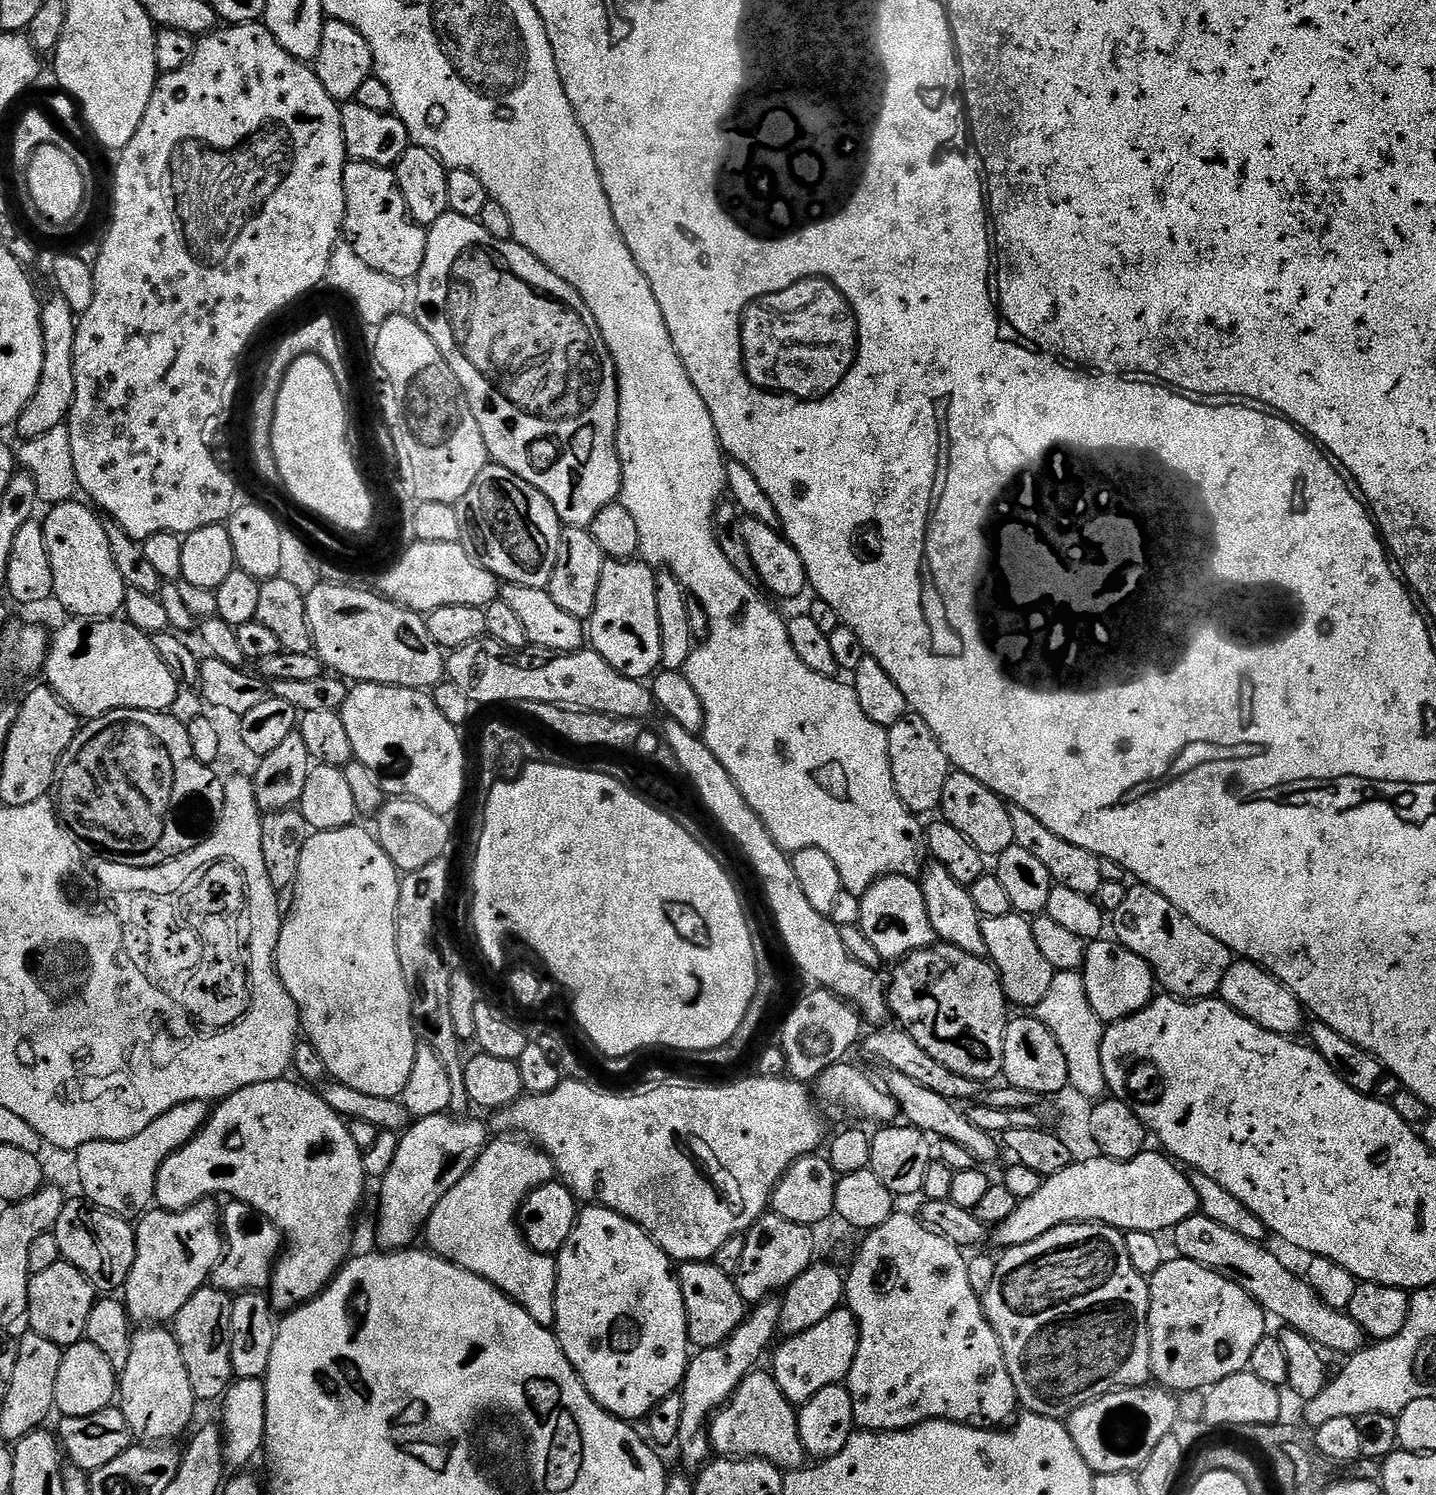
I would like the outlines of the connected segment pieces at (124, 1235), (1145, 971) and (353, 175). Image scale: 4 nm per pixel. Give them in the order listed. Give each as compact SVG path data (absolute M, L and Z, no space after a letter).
M69 1199L54 1229L60 1255L85 1276L93 1288L104 1294L123 1289L136 1257L136 1234L133 1225L123 1216L116 1216L85 1199Z
M1115 938L1104 939L1091 941L1085 950L1082 971L1086 982L1086 998L1090 998L1090 1006L1094 1006L1094 1014L1098 1014L1100 1020L1125 1020L1153 1000L1158 988L1156 977L1149 964L1138 958L1134 950Z
M357 160L345 163L344 193L346 210L342 236L354 253L358 254L367 266L394 280L415 281L426 258L428 233L409 216L395 171Z

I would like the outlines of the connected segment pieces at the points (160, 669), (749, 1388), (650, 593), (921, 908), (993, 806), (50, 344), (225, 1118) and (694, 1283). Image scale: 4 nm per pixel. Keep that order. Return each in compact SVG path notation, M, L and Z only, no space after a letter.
M124 618L102 620L69 619L69 624L61 626L50 640L48 661L43 671L48 672L47 683L61 702L85 721L97 720L114 710L133 708L147 712L168 712L176 700L176 675L162 662L158 650L154 650L152 636L138 630Z
M753 1370L737 1386L732 1399L713 1415L708 1429L712 1451L720 1458L769 1460L781 1470L805 1463L806 1453L798 1430L798 1412L782 1394L771 1371Z
M640 558L605 559L592 615L586 621L591 651L598 653L618 674L644 682L661 667L662 634L658 626L658 594L653 565Z
M884 876L870 885L860 897L859 926L886 962L899 962L911 952L937 943L936 931L930 926L930 914L926 914L922 890L911 876Z
M953 771L946 778L946 786L942 790L942 802L938 812L944 821L954 830L959 830L978 846L978 850L986 858L1000 856L1014 844L1014 826L1010 822L1009 805L998 794L994 794L978 778L970 778L970 774Z
M59 294L53 300L45 299L40 310L42 322L42 342L44 358L42 360L42 378L34 390L32 401L22 410L16 421L15 431L20 431L21 441L33 440L42 434L50 434L50 430L61 427L67 421L70 410L74 406L76 383L74 382L74 342L76 341L77 313L70 310L70 302Z
M292 1078L275 1080L274 1082L258 1082L254 1086L246 1086L234 1094L230 1094L226 1099L219 1101L215 1105L214 1111L209 1115L207 1124L201 1128L199 1134L186 1146L182 1146L160 1168L160 1174L156 1178L156 1200L159 1207L166 1212L181 1212L186 1210L194 1203L192 1192L196 1194L216 1194L212 1192L225 1192L228 1198L233 1201L249 1204L252 1209L260 1215L265 1216L275 1228L279 1228L283 1239L286 1241L286 1247L283 1249L282 1258L276 1262L276 1271L272 1274L270 1285L270 1299L272 1307L276 1310L291 1310L308 1303L309 1300L316 1299L332 1280L332 1277L344 1267L349 1259L352 1248L352 1219L356 1216L356 1211L360 1208L360 1203L364 1200L364 1183L366 1177L364 1174L364 1157L361 1148L359 1148L354 1138L351 1136L351 1130L346 1123L345 1117L338 1113L324 1100L319 1091L305 1086Z
M689 1260L678 1268L678 1279L688 1319L688 1338L693 1349L713 1348L730 1338L734 1330L744 1321L746 1305L738 1294L735 1279L722 1270L715 1262Z

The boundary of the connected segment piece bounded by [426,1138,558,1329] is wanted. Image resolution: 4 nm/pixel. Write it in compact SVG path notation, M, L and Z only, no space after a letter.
M520 1138L512 1139L516 1140L489 1142L466 1178L434 1206L426 1225L427 1247L451 1264L470 1270L470 1274L486 1278L486 1282L498 1286L498 1290L522 1306L534 1322L555 1329L556 1260L529 1246L518 1217L525 1198L534 1189L557 1179L556 1163L543 1148Z

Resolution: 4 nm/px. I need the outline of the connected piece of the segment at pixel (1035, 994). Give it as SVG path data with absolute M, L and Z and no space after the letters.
M1009 914L1002 918L983 918L982 938L986 940L987 959L1000 976L1000 984L1004 987L1004 996L1009 1005L1020 1007L1020 1010L1034 1010L1046 993L1050 991L1050 982L1054 982L1056 972L1038 950L1034 942L1032 920L1019 914Z

